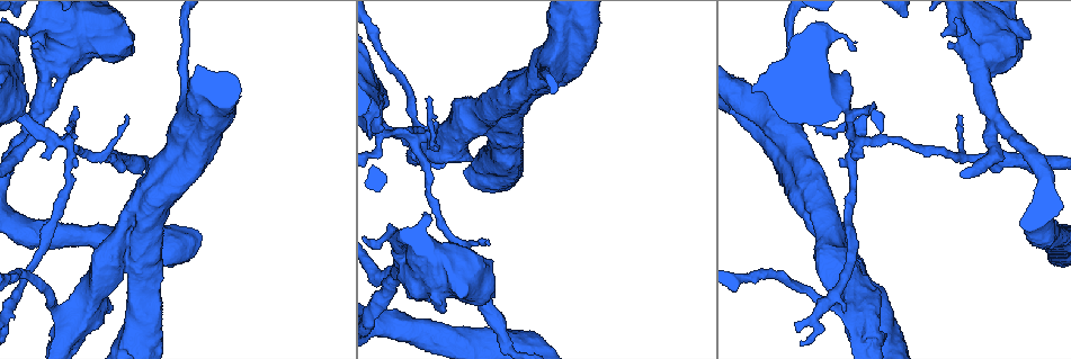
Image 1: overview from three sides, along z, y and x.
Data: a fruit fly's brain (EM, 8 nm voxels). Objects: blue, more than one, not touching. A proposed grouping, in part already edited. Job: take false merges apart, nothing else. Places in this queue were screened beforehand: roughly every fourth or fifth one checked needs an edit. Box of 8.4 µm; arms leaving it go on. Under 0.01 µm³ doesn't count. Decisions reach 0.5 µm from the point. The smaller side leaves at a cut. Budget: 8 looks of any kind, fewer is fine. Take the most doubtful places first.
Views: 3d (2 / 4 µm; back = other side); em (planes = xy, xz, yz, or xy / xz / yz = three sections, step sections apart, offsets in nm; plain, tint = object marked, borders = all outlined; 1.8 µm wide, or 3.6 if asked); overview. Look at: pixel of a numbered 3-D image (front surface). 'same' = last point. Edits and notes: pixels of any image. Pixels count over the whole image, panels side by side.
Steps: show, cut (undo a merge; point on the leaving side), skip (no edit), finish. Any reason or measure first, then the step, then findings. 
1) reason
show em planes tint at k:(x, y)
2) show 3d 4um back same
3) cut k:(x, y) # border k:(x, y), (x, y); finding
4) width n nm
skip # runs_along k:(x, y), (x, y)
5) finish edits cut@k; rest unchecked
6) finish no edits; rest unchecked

three arms meet
show 3d 2um at 1:(856, 141)

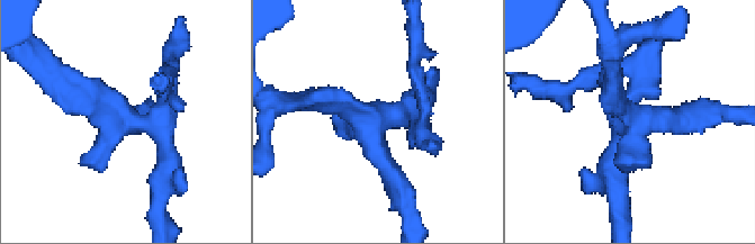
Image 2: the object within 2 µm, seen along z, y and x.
show em yz step 4 tint at 2:(126, 117)

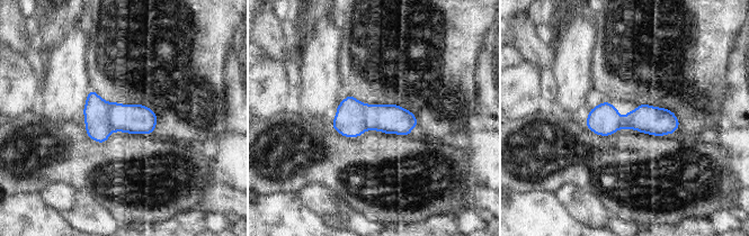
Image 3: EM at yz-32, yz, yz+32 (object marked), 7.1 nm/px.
cut 3:(97, 110) # border 3:(109, 103), (109, 124), (113, 130); two cells meet here

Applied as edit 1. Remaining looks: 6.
redraw
show overview

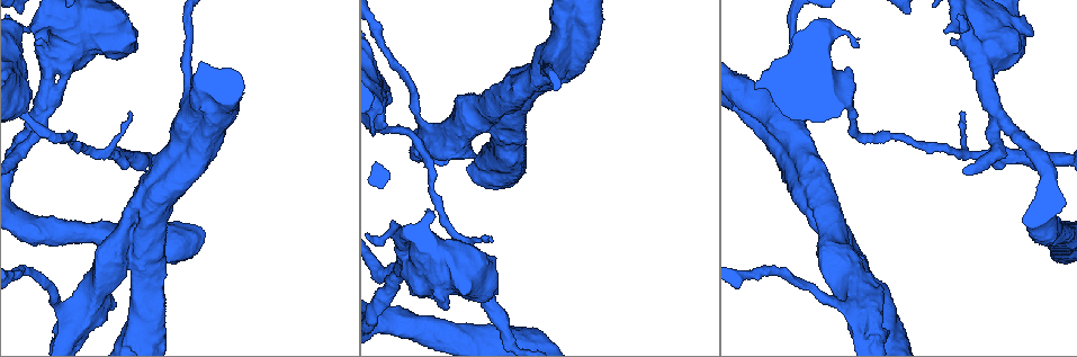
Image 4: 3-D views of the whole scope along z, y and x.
thin arm on a thick one
show 3d 4um back at 4:(70, 308)

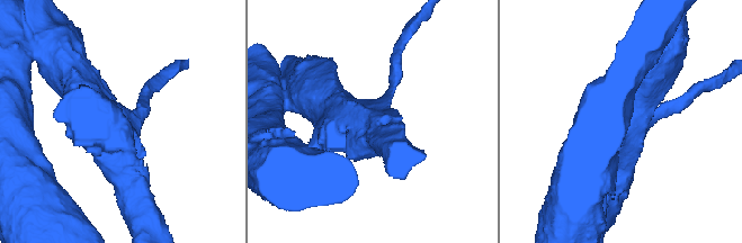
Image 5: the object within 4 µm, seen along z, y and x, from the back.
arms 3; arm_widths 180, 500, 650 nm
show em 3.6um xy step 8 tint at 5:(122, 121)

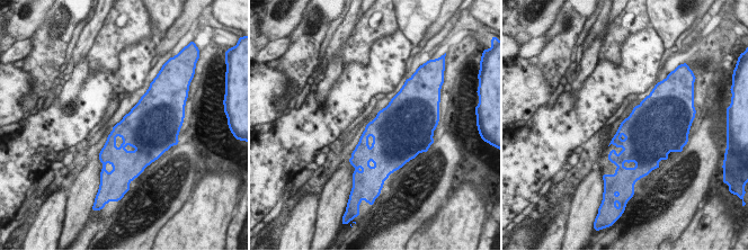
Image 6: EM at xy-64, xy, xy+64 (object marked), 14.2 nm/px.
cut it another way
show em 3.6um planes tint same

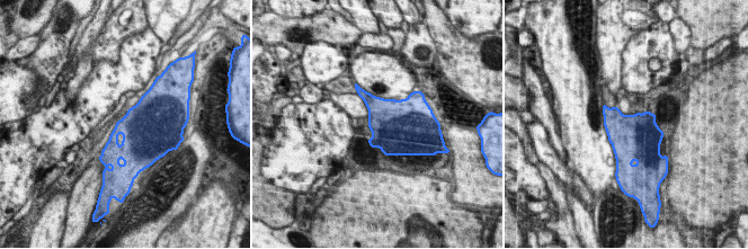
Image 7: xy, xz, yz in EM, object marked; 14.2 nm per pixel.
skip # continuous, no second cell

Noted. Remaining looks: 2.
finish edits cut@3; rest unchecked

